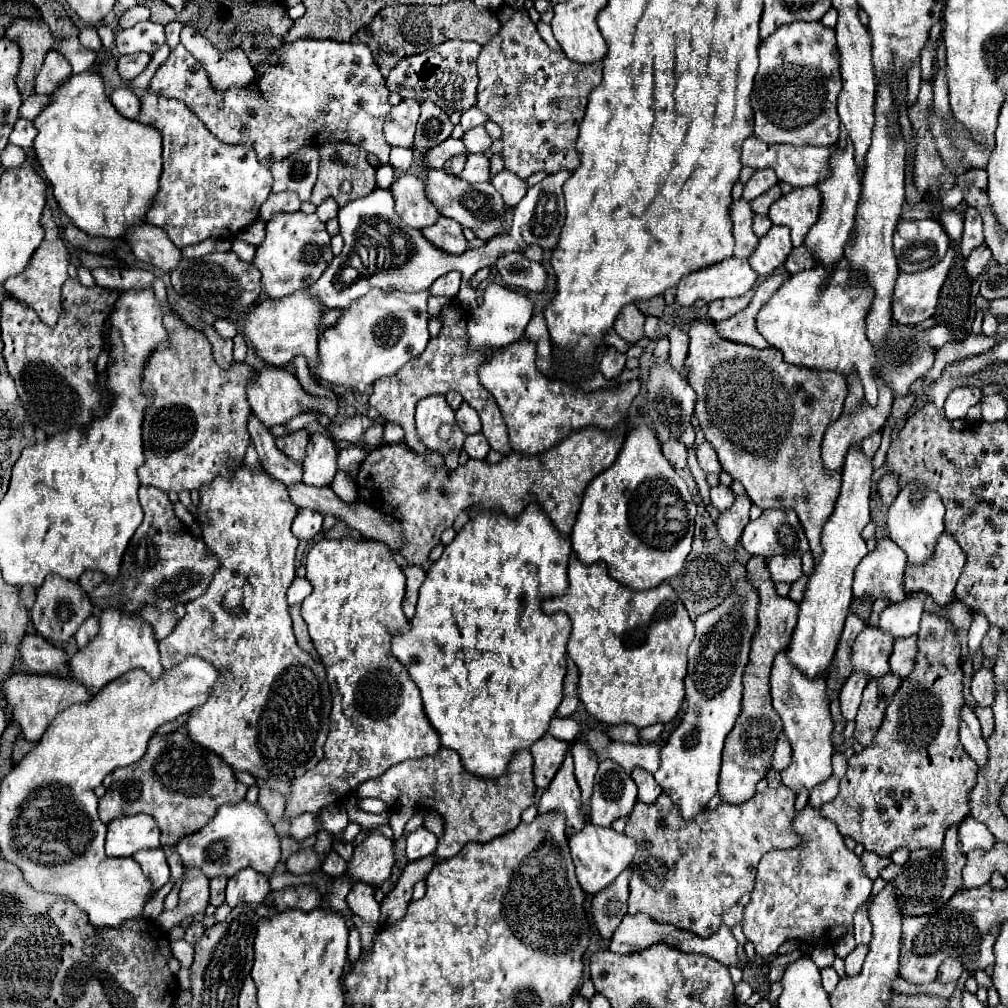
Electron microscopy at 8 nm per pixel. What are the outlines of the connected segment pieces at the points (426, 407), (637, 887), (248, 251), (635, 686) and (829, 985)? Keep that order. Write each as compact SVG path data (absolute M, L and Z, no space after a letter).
M426 397L416 405L416 431L420 441L440 455L446 455L450 451L462 451L466 435L458 429L454 411L448 407L446 399Z
M780 785L778 789L766 789L764 793L756 793L750 801L746 801L746 803L742 803L742 805L726 805L726 803L720 803L714 811L706 809L704 813L700 813L700 815L698 815L696 819L692 819L692 821L684 821L684 819L682 819L680 811L676 809L676 805L672 803L672 799L670 799L666 793L662 793L662 795L656 799L656 803L652 803L652 805L648 805L648 803L644 803L644 801L636 801L634 811L630 813L630 817L628 817L628 821L626 821L626 831L624 831L628 837L632 837L632 839L638 843L636 859L634 859L632 865L630 865L632 875L630 875L628 913L630 913L630 915L648 913L648 917L652 917L652 919L656 919L656 921L662 921L662 923L668 923L668 925L676 925L676 927L680 927L680 929L684 929L684 931L690 931L690 933L698 935L698 937L710 937L710 935L716 933L716 929L720 927L720 923L722 923L722 913L724 913L726 909L730 909L732 905L736 905L746 893L750 895L750 891L754 889L756 865L760 863L760 857L762 857L764 853L772 851L772 849L792 849L792 847L798 847L798 845L804 841L804 839L792 829L794 815L796 815L796 811L794 811L794 793L792 793L792 789L788 789L788 787L784 787L784 785Z
M234 241L234 245L232 245L232 251L242 259L242 261L252 261L252 257L254 257L254 245L246 245L246 243L242 243L242 241Z
M574 553L570 555L568 583L570 589L564 597L548 599L542 605L548 615L566 611L572 621L572 635L568 639L566 653L578 665L578 695L586 711L606 725L630 723L638 729L672 721L684 701L686 649L694 637L694 623L690 621L676 591L668 583L662 583L656 589L634 593L612 581L606 565L582 565Z
M828 967L828 969L822 969L820 973L822 973L822 985L824 985L826 993L832 993L832 991L836 989L836 985L838 985L840 977L836 975L836 971L834 971L832 967Z

